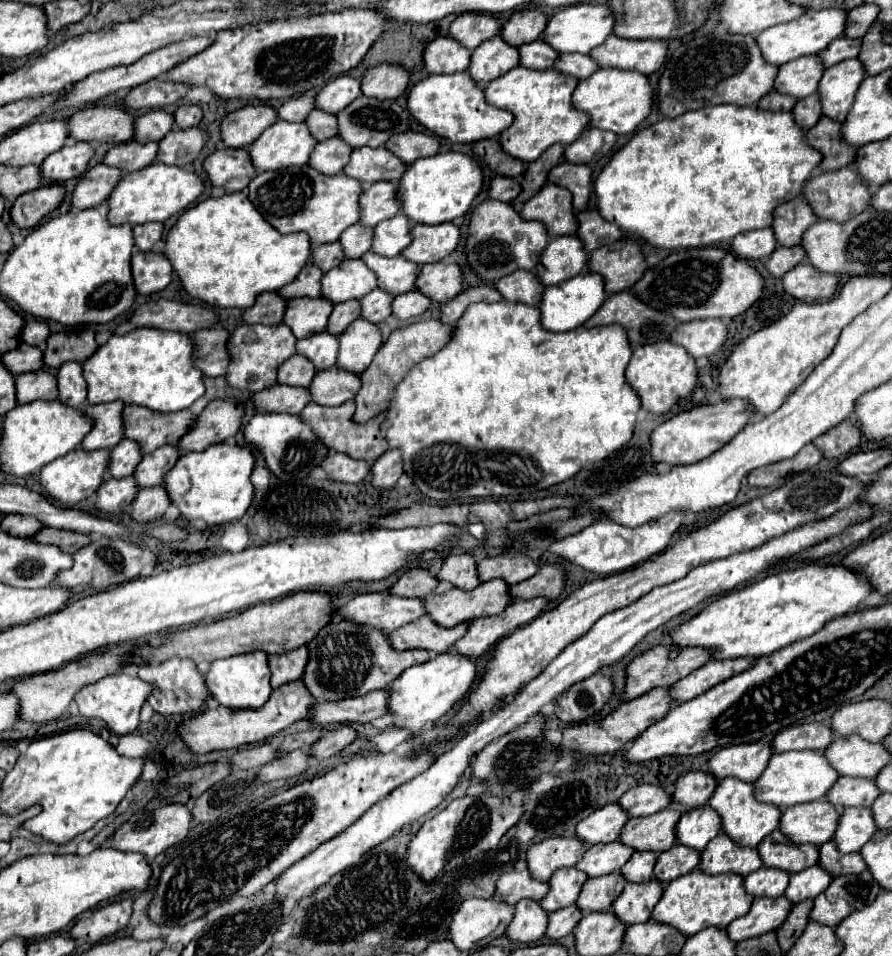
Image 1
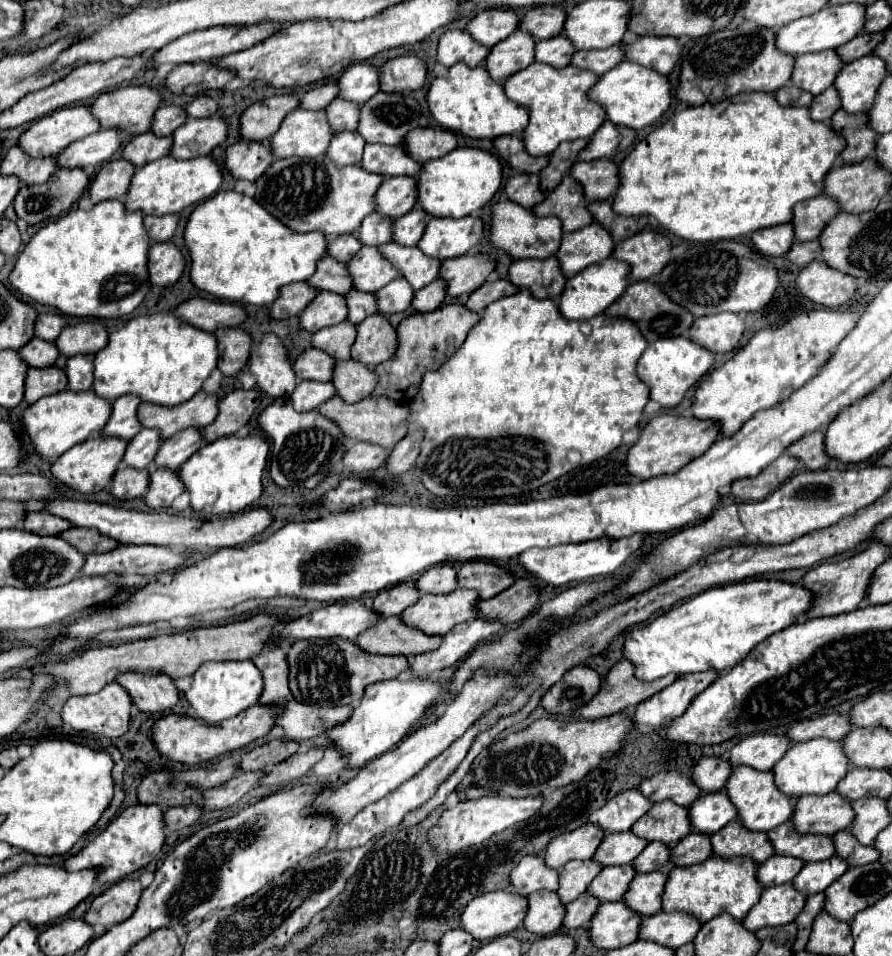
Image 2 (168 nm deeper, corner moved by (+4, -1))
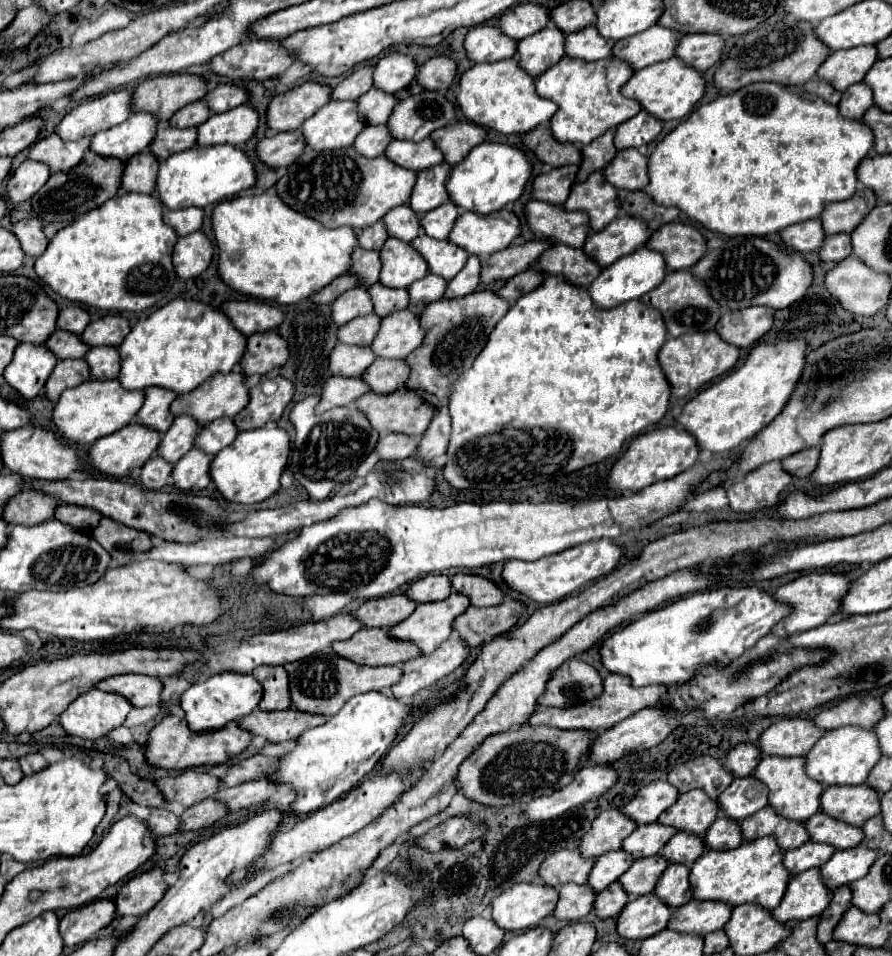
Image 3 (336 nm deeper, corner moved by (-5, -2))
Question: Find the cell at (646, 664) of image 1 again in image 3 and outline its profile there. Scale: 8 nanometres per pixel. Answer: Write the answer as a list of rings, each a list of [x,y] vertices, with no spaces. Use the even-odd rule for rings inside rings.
[[[608,674],[604,678],[604,692],[582,704],[582,706],[572,706],[572,708],[540,708],[532,714],[530,722],[532,726],[538,726],[538,724],[546,724],[546,726],[554,726],[554,728],[562,728],[562,730],[574,730],[574,728],[580,728],[580,730],[608,730],[612,728],[614,724],[622,722],[624,718],[628,718],[630,714],[646,708],[646,706],[654,706],[660,702],[660,698],[668,692],[666,686],[646,686],[646,688],[634,688],[630,678],[622,676],[622,674]]]

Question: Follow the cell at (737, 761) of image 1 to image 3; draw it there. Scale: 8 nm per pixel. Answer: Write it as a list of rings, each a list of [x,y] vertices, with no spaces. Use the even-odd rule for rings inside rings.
[[[782,718],[766,728],[758,740],[758,748],[764,756],[806,756],[810,746],[824,734],[812,720],[802,718]]]

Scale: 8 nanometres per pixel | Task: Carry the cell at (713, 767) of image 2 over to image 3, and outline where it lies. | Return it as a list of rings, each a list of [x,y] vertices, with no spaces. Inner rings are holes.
[[[740,744],[728,752],[724,766],[726,770],[732,772],[732,776],[744,778],[752,774],[754,766],[758,766],[760,760],[762,760],[762,754],[756,744]]]

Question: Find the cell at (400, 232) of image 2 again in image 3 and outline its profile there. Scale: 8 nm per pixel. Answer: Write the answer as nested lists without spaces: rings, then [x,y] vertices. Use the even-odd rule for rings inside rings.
[[[446,202],[446,204],[422,214],[420,216],[422,232],[430,234],[430,238],[436,238],[436,240],[448,238],[448,232],[452,230],[454,220],[458,218],[458,212],[460,210],[452,202]]]

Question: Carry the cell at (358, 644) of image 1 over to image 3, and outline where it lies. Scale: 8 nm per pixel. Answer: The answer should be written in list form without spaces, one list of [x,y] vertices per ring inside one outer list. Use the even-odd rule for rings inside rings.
[[[334,652],[314,654],[304,660],[296,660],[284,666],[290,676],[290,696],[292,706],[304,712],[334,716],[350,698],[370,692],[370,690],[388,690],[402,678],[400,666],[362,666],[348,658],[342,658]]]

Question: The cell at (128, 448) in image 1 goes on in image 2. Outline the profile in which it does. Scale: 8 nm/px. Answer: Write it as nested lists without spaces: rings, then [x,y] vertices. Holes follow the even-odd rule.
[[[141,429],[129,443],[123,463],[135,469],[147,469],[161,447],[161,435],[155,429]]]

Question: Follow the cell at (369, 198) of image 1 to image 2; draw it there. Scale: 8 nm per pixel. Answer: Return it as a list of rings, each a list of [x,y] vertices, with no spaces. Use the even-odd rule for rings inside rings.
[[[389,177],[383,181],[375,195],[377,213],[393,219],[409,213],[417,203],[417,179],[415,177]]]

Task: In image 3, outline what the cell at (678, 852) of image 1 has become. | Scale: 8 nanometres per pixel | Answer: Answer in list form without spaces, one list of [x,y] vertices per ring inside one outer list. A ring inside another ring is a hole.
[[[718,816],[716,822],[704,834],[704,844],[710,850],[732,850],[742,844],[740,824],[730,822],[726,816]]]

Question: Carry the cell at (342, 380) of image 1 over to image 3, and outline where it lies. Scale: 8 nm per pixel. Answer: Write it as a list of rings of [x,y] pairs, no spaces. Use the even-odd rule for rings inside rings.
[[[376,358],[372,366],[364,370],[360,376],[374,394],[390,394],[404,386],[404,380],[408,378],[408,366],[404,360],[382,360]]]

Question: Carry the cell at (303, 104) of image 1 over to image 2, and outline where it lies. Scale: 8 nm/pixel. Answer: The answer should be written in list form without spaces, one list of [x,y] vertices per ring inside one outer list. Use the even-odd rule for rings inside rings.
[[[327,83],[327,85],[321,85],[321,87],[315,87],[311,91],[307,91],[301,99],[301,107],[303,109],[313,109],[313,111],[319,111],[319,109],[325,109],[325,105],[329,105],[329,101],[333,101],[337,97],[339,89],[337,89],[337,83]]]

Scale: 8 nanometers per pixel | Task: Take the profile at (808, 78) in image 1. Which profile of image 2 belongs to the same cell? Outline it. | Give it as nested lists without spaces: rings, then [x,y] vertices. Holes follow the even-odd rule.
[[[833,49],[825,53],[807,53],[805,57],[797,57],[791,83],[813,95],[819,95],[833,85],[841,67],[843,61]]]

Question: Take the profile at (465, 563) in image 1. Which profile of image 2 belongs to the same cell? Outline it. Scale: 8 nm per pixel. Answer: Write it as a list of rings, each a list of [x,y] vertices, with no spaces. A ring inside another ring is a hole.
[[[437,565],[429,571],[425,571],[421,577],[417,577],[415,587],[421,593],[431,595],[445,595],[457,589],[457,573],[451,565]]]

